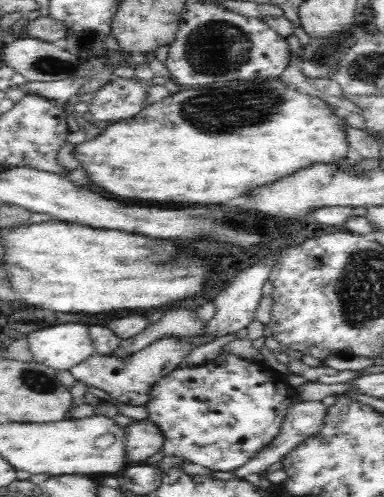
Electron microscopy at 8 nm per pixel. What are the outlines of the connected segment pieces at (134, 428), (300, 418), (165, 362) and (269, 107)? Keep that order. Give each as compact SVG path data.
M147 417L130 424L128 429L128 442L126 453L132 464L144 464L150 456L164 448L166 435L156 421Z
M322 401L292 404L284 418L282 432L268 448L260 450L246 464L236 468L234 471L236 479L242 480L249 474L266 472L268 466L281 461L282 457L292 452L300 442L320 432L326 420L328 420L328 408Z
M165 337L161 340L137 350L125 357L115 357L114 355L99 355L95 353L86 360L75 364L69 368L69 372L74 375L77 381L90 384L94 388L104 390L115 400L132 406L142 406L147 404L149 392L153 384L166 376L172 370L178 368L183 354L192 345L193 339L182 339Z
M270 79L270 82L240 82L238 86L224 86L224 88L196 88L194 90L180 90L177 93L164 97L161 101L152 103L142 109L136 116L127 118L126 122L113 122L100 130L95 137L88 137L85 142L76 144L72 150L72 158L78 160L79 168L86 174L86 182L102 188L106 194L124 198L124 200L142 200L142 202L158 202L158 204L214 204L224 202L230 198L240 196L244 188L256 188L260 184L270 184L272 180L278 180L280 176L290 176L298 172L296 168L312 164L312 161L327 163L335 161L352 151L345 141L345 134L341 127L342 113L336 115L330 111L328 103L317 96L300 93L292 85L284 85L280 79Z

